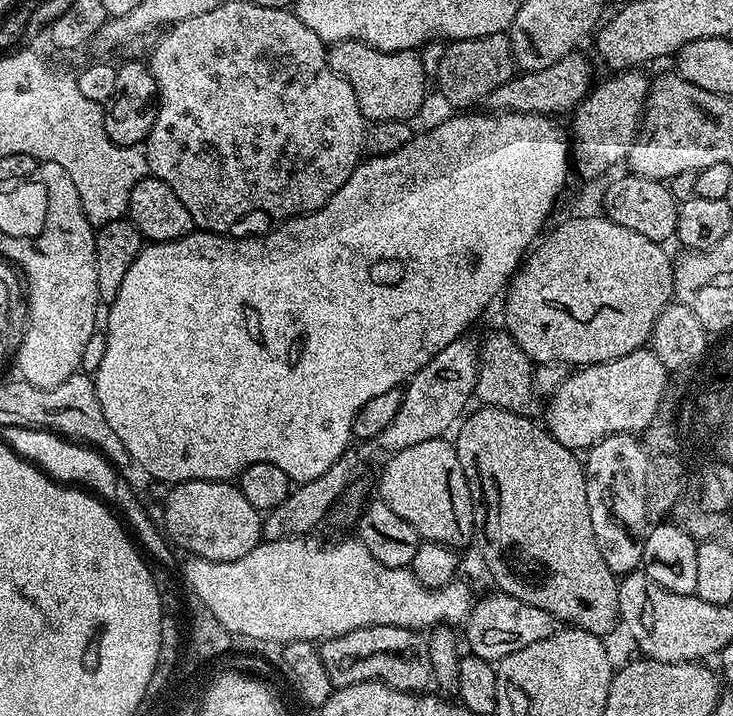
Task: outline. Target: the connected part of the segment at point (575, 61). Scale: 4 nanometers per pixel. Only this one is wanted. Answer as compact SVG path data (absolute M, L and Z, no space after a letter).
M573 50L567 56L563 56L554 66L546 66L546 70L537 72L521 71L513 75L511 80L507 80L498 90L490 90L486 104L492 108L493 113L498 112L538 112L541 114L556 114L552 112L571 113L576 105L588 95L592 80L592 68L588 65L588 60L584 56L579 56L579 51Z

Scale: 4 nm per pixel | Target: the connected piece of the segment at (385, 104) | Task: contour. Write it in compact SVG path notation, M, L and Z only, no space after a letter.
M361 40L338 42L328 48L328 64L354 90L358 98L358 110L362 110L365 121L407 120L424 104L424 91L428 84L424 81L424 64L415 51L383 52L371 48Z

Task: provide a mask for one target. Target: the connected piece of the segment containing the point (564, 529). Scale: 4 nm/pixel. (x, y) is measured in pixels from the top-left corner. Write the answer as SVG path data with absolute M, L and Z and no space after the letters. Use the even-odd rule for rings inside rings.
M487 406L477 407L477 412L469 411L463 417L459 425L460 433L454 436L458 462L462 462L462 470L468 479L468 485L472 491L472 512L476 515L476 527L478 529L478 544L480 540L480 556L492 575L492 580L497 589L508 595L524 599L530 606L538 606L538 610L546 610L546 614L554 614L554 618L563 625L581 628L590 634L604 638L612 627L617 627L620 611L618 610L618 577L616 573L606 566L602 558L602 550L598 550L598 542L594 542L594 526L590 526L590 506L586 506L586 478L584 477L584 466L579 456L573 449L562 446L562 442L555 440L547 427L536 425L537 421L531 416L520 416L517 412L508 412L505 408L490 408ZM511 552L517 552L524 560L537 560L544 564L544 577L537 584L528 584L524 588L524 580L512 573L512 564L507 558Z

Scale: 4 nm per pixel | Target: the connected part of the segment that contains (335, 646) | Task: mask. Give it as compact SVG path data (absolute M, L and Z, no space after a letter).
M366 626L319 645L320 657L336 688L354 686L358 682L380 680L391 688L420 694L433 683L427 639L417 629L402 626Z

